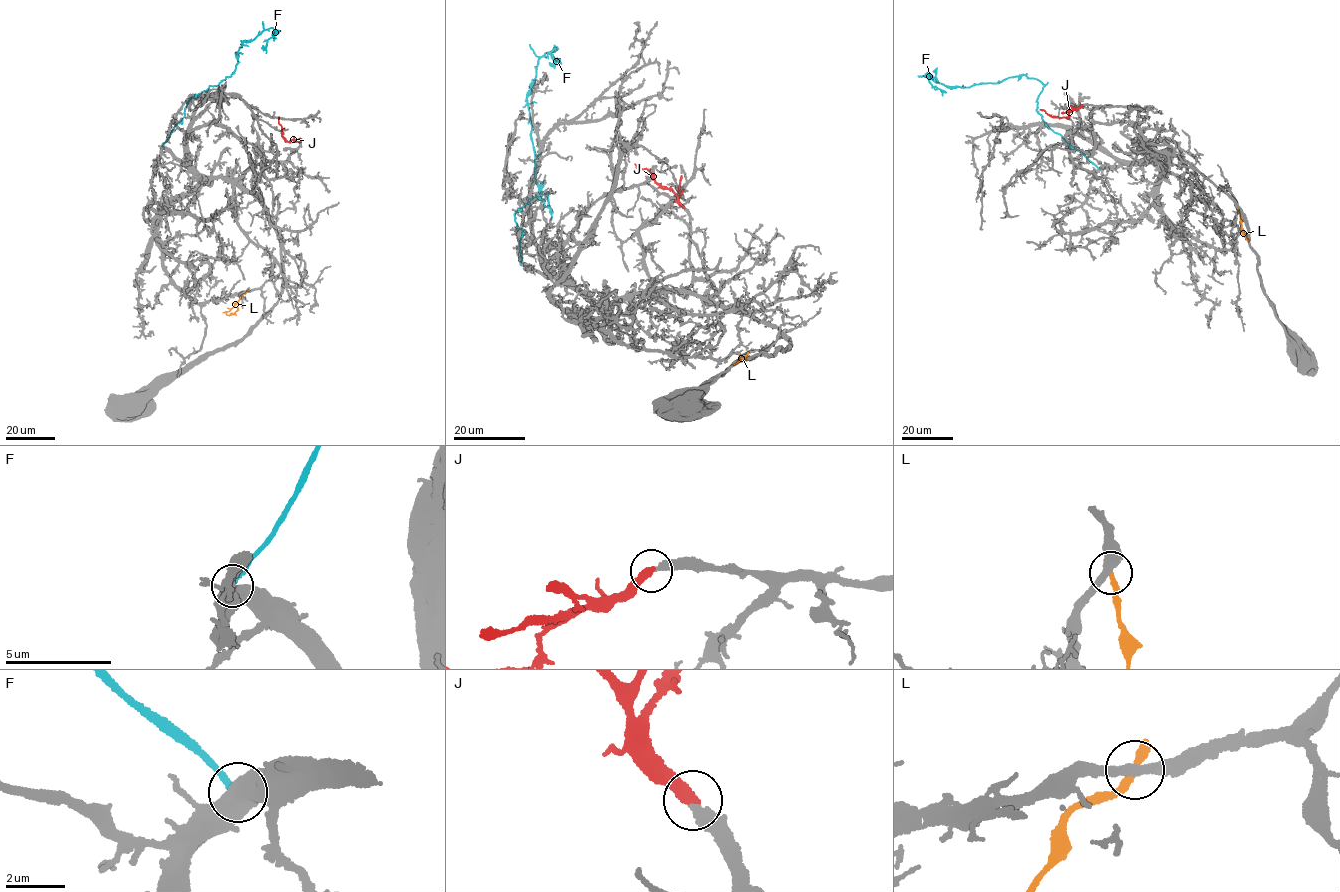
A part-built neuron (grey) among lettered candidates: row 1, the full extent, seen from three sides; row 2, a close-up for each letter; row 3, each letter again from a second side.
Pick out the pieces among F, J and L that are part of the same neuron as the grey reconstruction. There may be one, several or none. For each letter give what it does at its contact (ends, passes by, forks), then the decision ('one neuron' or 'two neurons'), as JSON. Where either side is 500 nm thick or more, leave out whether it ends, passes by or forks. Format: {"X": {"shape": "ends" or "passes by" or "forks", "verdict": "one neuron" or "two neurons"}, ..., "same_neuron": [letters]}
{"F": {"verdict": "two neurons"}, "J": {"shape": "ends", "verdict": "one neuron"}, "L": {"shape": "ends", "verdict": "two neurons"}, "same_neuron": ["J"]}

